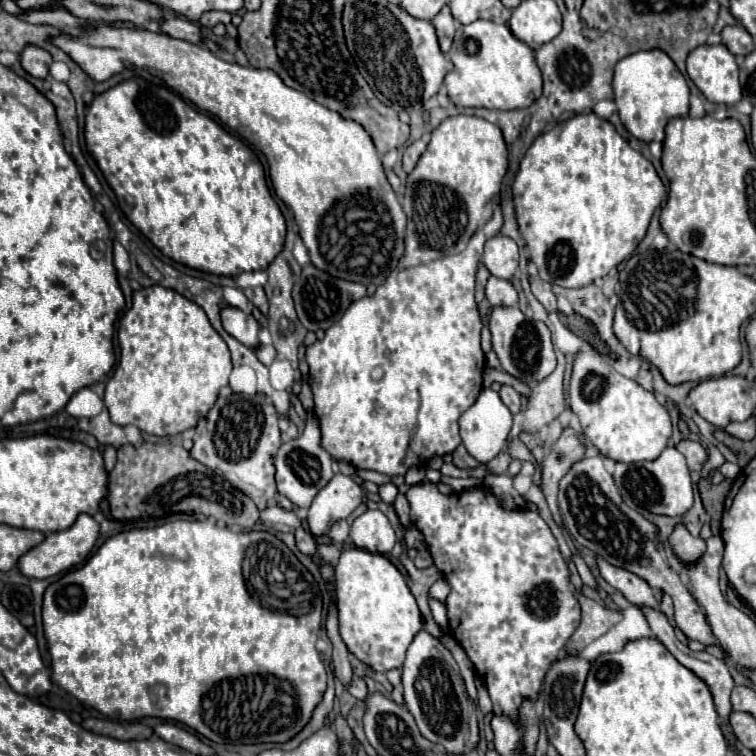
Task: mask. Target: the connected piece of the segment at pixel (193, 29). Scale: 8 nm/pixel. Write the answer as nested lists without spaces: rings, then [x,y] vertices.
[[[168,16],[162,22],[162,30],[172,38],[180,38],[180,40],[186,40],[186,42],[192,42],[192,44],[202,44],[202,40],[204,40],[200,26],[190,22],[190,20],[184,20],[184,18]]]

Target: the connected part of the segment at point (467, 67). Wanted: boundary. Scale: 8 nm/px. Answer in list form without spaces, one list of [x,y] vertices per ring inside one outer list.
[[[476,20],[460,26],[448,58],[454,64],[454,72],[446,74],[444,84],[448,88],[448,98],[456,106],[516,110],[528,108],[542,94],[542,74],[534,60],[534,50],[520,42],[506,24]]]

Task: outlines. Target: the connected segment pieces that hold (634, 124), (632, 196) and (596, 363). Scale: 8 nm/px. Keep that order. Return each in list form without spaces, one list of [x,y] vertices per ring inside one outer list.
[[[640,50],[622,58],[616,64],[612,86],[614,86],[614,102],[618,106],[622,124],[634,138],[642,142],[664,140],[666,122],[660,122],[660,120],[688,116],[690,88],[682,72],[676,68],[672,58],[664,54],[664,50]]]
[[[588,112],[558,122],[558,126],[532,142],[526,158],[520,162],[512,194],[520,234],[526,240],[540,278],[564,288],[582,288],[606,276],[636,250],[646,236],[654,210],[666,198],[666,188],[650,160],[632,150],[608,120]]]
[[[588,348],[576,352],[568,392],[572,400],[572,412],[578,416],[584,436],[600,450],[600,454],[616,462],[630,464],[656,460],[668,446],[672,436],[668,410],[638,382],[616,372],[598,350]]]

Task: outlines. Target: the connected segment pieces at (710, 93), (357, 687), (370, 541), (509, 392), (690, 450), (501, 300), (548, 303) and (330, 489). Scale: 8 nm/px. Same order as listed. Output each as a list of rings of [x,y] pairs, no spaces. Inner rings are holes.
[[[704,44],[690,52],[686,70],[708,102],[734,106],[742,98],[738,64],[724,44]]]
[[[354,678],[352,680],[352,684],[350,684],[350,690],[348,690],[354,698],[358,698],[358,700],[366,700],[368,698],[368,686],[366,686],[366,682],[362,680],[362,678]]]
[[[366,510],[358,516],[352,522],[350,538],[358,548],[376,554],[390,554],[396,544],[396,532],[380,510]]]
[[[502,386],[500,398],[502,398],[502,402],[508,406],[508,410],[510,410],[512,414],[518,414],[518,412],[520,412],[522,398],[520,398],[520,394],[518,394],[512,386]]]
[[[682,440],[676,444],[676,450],[680,450],[686,460],[688,460],[688,468],[694,472],[700,472],[702,466],[708,462],[708,452],[702,448],[700,442],[694,440]]]
[[[490,276],[486,284],[486,298],[492,306],[518,306],[518,292],[508,280]]]
[[[534,272],[530,274],[530,284],[532,284],[532,292],[534,292],[534,296],[542,302],[542,306],[544,306],[548,312],[558,314],[558,302],[556,302],[554,292],[552,292],[552,290],[548,290],[548,288],[544,288],[544,286],[542,286],[542,282],[534,276]]]
[[[336,474],[308,508],[308,526],[314,536],[322,536],[336,520],[348,518],[362,502],[362,488],[348,476]]]

